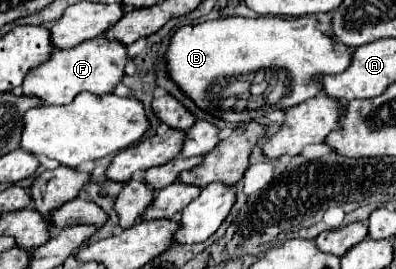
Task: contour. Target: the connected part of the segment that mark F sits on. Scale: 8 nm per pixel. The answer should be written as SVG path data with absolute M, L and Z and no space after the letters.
M101 35L77 47L59 49L53 53L53 57L49 57L49 61L45 61L45 65L37 65L37 69L31 69L29 77L25 77L23 81L23 95L37 97L49 105L67 105L81 91L105 95L111 93L111 89L123 79L127 63L127 47L119 41L109 41Z

